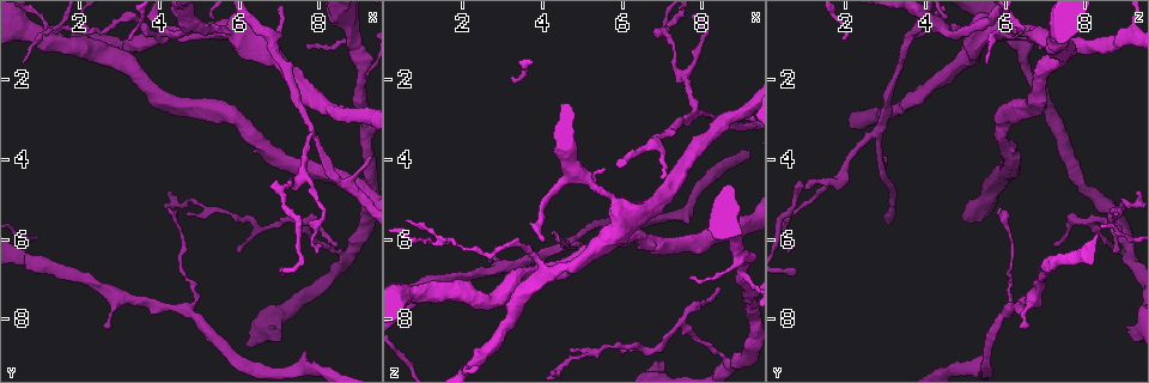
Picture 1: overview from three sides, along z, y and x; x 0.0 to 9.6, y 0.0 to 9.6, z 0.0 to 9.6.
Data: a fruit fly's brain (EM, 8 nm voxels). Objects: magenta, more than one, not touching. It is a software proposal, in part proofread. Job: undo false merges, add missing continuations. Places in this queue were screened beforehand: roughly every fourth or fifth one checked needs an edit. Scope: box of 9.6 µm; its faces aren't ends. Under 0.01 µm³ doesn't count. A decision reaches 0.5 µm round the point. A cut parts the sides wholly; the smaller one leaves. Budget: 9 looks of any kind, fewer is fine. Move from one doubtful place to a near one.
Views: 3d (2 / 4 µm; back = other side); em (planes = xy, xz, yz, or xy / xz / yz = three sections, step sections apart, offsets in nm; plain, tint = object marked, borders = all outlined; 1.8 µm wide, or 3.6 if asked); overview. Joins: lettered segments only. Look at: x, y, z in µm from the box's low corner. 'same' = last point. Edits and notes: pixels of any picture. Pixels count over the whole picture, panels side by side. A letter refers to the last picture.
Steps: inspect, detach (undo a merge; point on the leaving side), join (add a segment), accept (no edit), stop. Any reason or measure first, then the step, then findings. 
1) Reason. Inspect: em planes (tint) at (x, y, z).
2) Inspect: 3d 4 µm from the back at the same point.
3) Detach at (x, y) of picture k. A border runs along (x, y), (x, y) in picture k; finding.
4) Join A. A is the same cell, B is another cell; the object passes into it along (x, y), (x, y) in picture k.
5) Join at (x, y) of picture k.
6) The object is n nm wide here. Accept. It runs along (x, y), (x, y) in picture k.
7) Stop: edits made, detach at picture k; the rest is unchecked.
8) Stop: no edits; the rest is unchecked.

Narrows sharply. Inspect: em yz step 16 (tint) at (1.40, 0.80, 6.05).

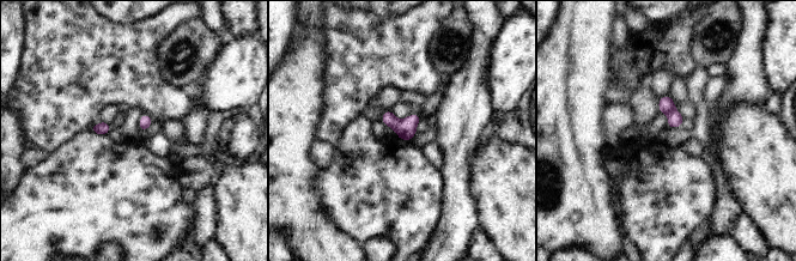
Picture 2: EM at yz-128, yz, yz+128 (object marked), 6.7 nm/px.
Inspect: em planes (tint) at the same point.

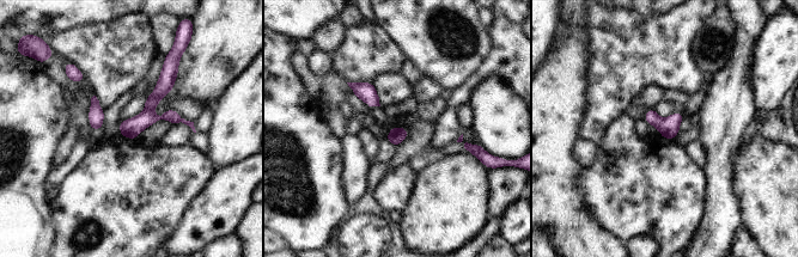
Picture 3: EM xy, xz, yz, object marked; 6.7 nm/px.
What lies round it. Inspect: em planes (borders) at the same point.

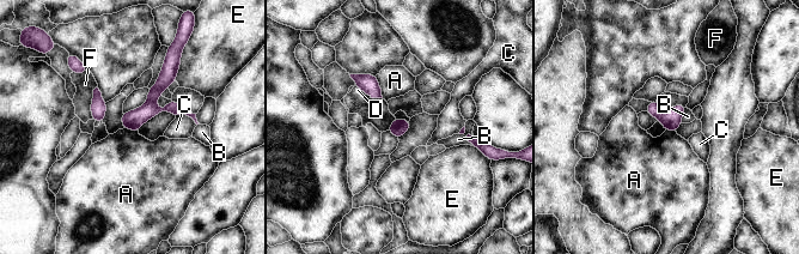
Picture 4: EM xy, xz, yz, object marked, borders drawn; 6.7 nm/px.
The object is 110 nm wide here. Detach at (133, 120) of picture 4. A, B, C, D, E and F are other cells; the part that leaves runs along (181, 110), (148, 110), (124, 121) in picture 4; a second neuron is stuck on.

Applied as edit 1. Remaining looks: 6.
Inspect: overview.

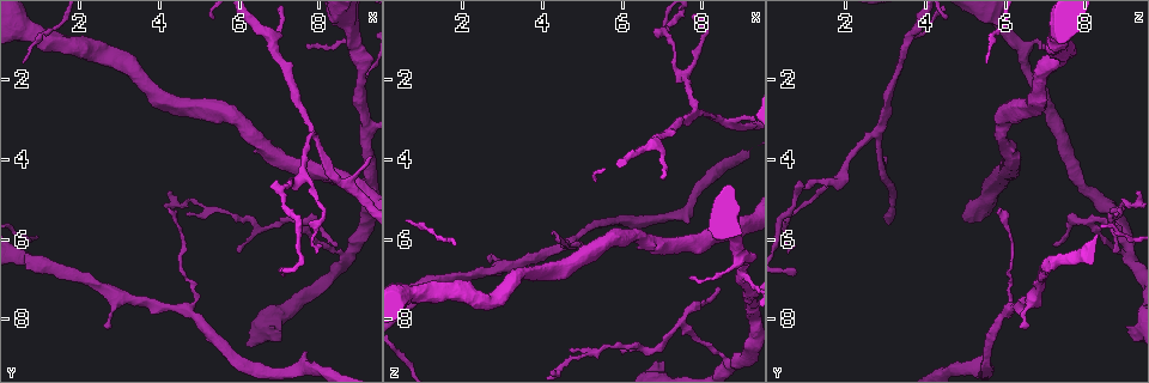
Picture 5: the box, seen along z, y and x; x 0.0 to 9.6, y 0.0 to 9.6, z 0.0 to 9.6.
An open end. Inspect: em 3.6 µm xy step 16 (tint) at (4.65, 5.40, 8.80).

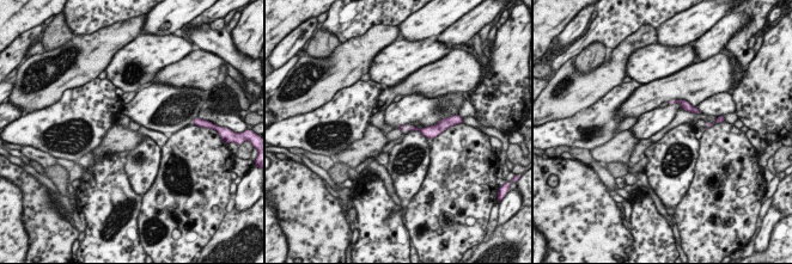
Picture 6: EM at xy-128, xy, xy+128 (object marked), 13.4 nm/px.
Cut it another way. Inspect: em 3.6 µm planes (borders) at the same point.

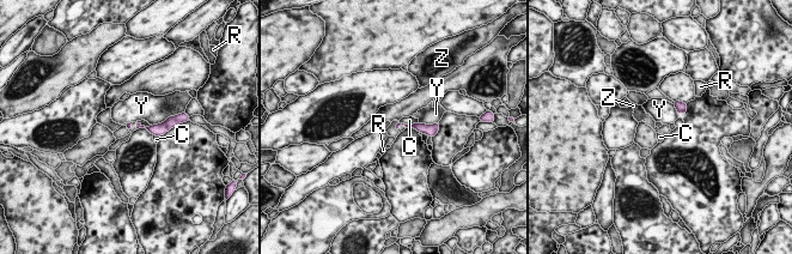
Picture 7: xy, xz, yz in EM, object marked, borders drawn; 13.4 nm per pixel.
Accept. C, R, Y and Z are other cells; a border runs along (398, 121), (416, 124) in picture 7; none of them fits.

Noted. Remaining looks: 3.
Sharp bend. Inspect: 3d 2 µm at (7.55, 5.60, 8.10).

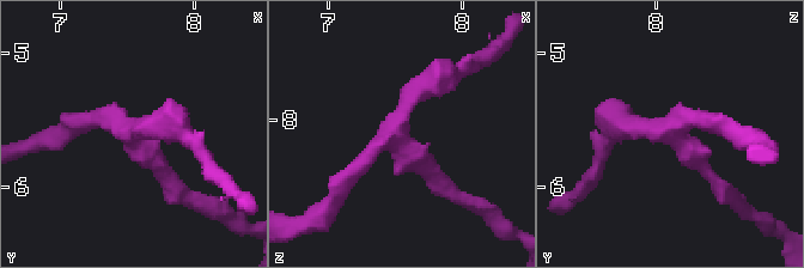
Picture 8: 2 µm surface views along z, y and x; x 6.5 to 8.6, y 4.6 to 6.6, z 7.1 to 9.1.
3 arms meet here; need the tissue. Inspect: em xz step 16 (plain) at (7.50, 5.60, 8.12).

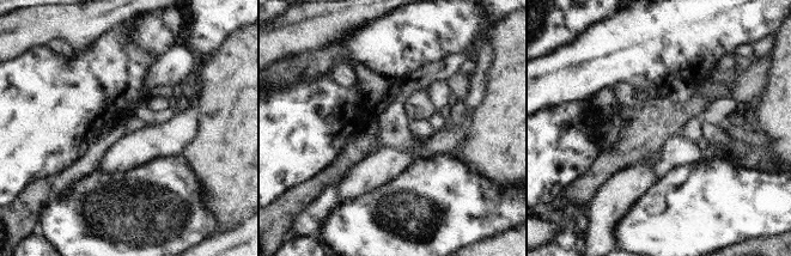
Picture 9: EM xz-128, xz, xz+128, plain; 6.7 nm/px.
See the neighbours. Inspect: em xz step 16 (borders) at the same point.

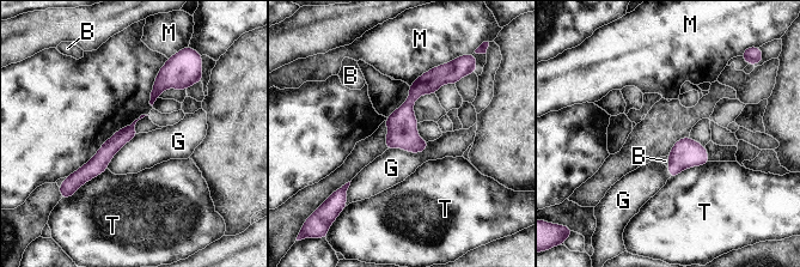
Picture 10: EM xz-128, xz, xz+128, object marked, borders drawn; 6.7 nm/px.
Accept. B, G, M and T are other cells; it runs along (439, 73), (411, 98), (390, 146) in picture 10; one neuron here.

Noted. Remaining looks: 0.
Stop: edits made, detach at picture 4; the rest is unchecked.

